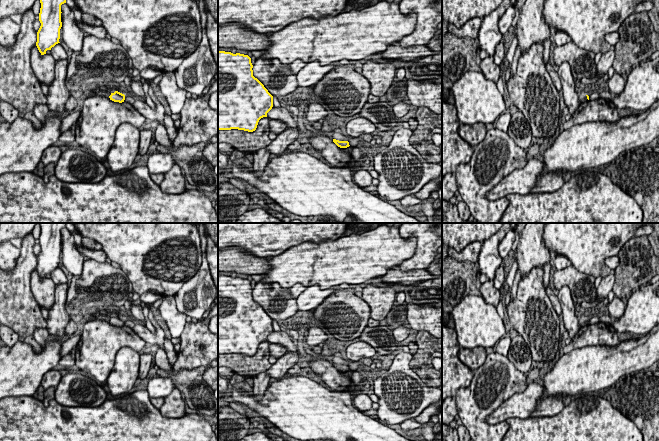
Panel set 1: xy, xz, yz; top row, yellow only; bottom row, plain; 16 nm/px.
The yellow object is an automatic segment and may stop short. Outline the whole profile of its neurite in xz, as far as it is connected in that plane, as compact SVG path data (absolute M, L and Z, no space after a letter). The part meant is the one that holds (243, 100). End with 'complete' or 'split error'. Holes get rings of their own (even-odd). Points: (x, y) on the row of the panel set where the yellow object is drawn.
M218 51L218 130L256 130L261 118L273 107L273 96L253 76L253 65L248 55Z; complete

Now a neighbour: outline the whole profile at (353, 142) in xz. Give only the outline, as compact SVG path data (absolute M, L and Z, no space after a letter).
M362 134L356 138L349 138L348 142L351 147L356 147L361 141L370 142L373 139L373 134Z

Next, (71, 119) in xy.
M73 111L69 113L66 117L62 119L62 125L61 125L61 131L65 132L67 131L70 127L76 124L79 116L80 116L80 111Z

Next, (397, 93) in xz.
M407 79L394 81L386 92L387 103L391 106L404 102L407 99Z

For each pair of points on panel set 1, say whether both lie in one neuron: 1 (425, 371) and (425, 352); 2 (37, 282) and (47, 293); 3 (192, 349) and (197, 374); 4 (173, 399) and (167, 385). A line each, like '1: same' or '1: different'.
1: same
2: same
3: different
4: different

